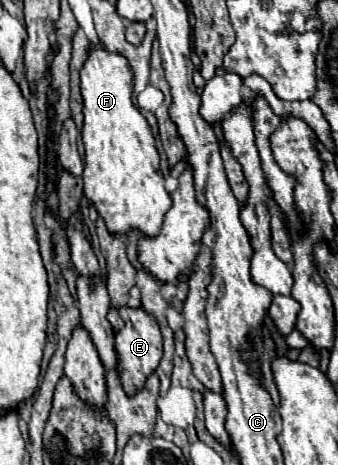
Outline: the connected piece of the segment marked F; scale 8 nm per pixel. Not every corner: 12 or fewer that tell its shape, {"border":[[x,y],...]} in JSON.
{"border":[[127,58],[81,68],[83,186],[111,234],[171,208]]}

